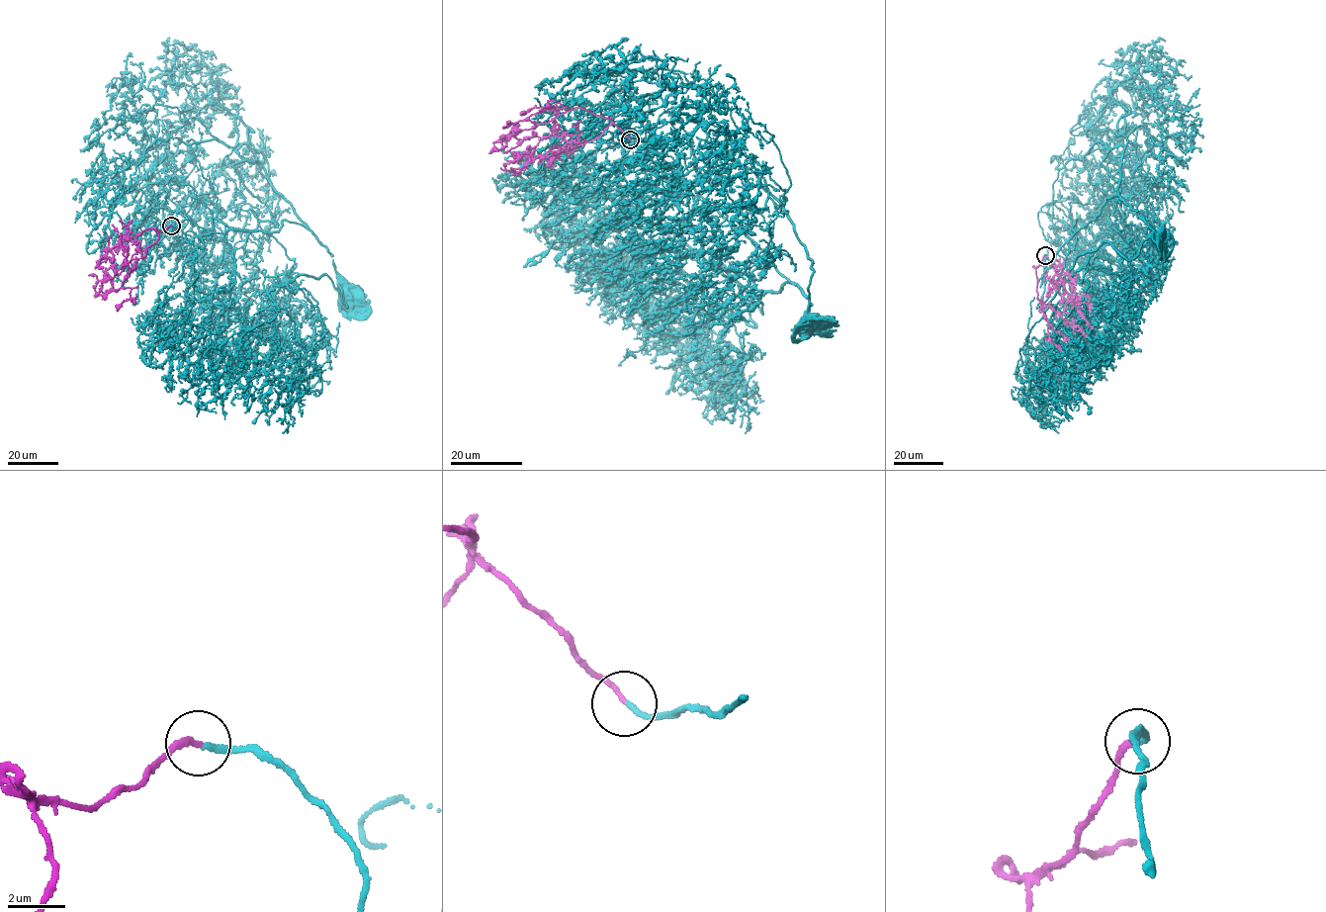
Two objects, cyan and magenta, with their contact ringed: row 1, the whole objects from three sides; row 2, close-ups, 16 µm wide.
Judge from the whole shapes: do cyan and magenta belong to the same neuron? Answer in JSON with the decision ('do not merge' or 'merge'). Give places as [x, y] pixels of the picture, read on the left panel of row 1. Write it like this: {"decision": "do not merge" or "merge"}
{"decision": "merge"}

